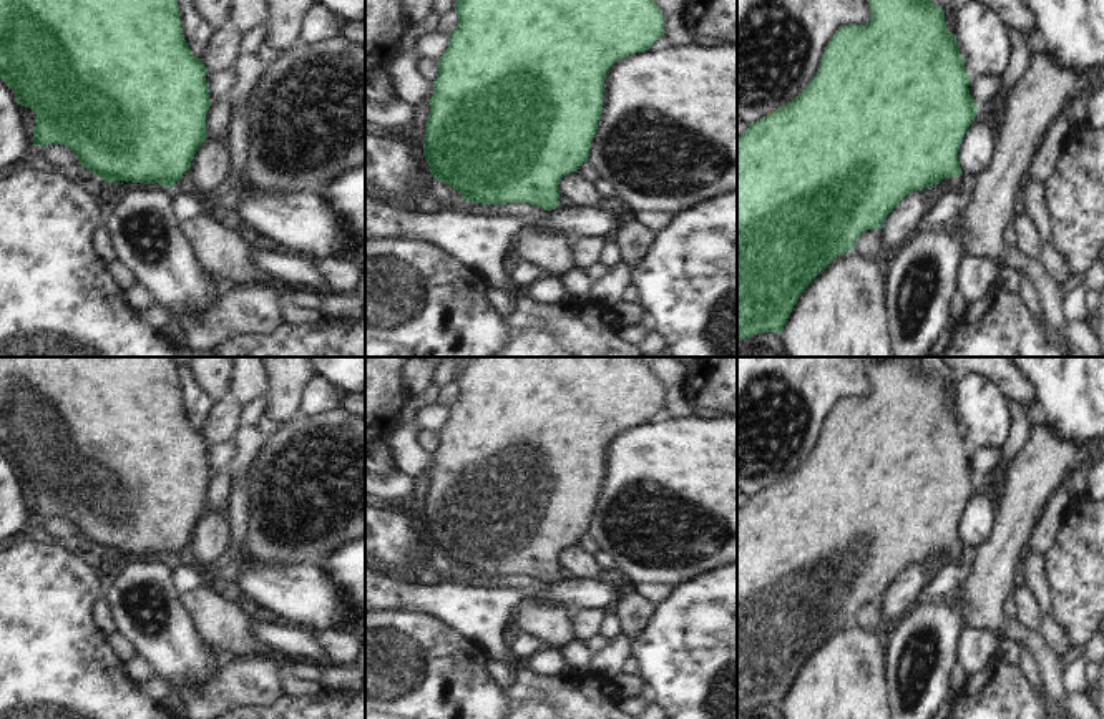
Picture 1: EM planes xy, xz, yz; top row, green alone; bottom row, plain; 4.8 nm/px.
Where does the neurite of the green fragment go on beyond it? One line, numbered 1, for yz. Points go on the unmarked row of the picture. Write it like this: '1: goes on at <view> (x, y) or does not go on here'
1: goes on at yz (950, 555)

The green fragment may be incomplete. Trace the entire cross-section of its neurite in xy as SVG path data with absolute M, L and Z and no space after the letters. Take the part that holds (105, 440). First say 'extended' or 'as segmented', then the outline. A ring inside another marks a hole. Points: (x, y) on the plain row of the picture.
extended; M0 357L0 450L35 487L35 518L61 515L105 555L159 555L193 563L189 540L204 515L208 440L189 422L173 357Z

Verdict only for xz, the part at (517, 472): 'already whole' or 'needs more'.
needs more

